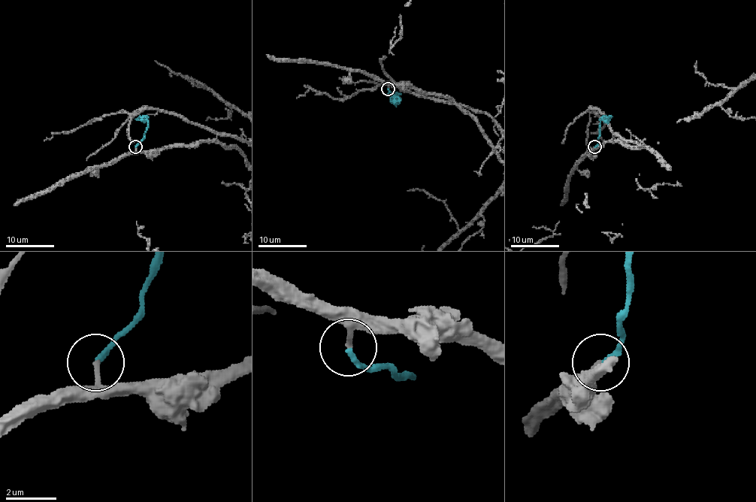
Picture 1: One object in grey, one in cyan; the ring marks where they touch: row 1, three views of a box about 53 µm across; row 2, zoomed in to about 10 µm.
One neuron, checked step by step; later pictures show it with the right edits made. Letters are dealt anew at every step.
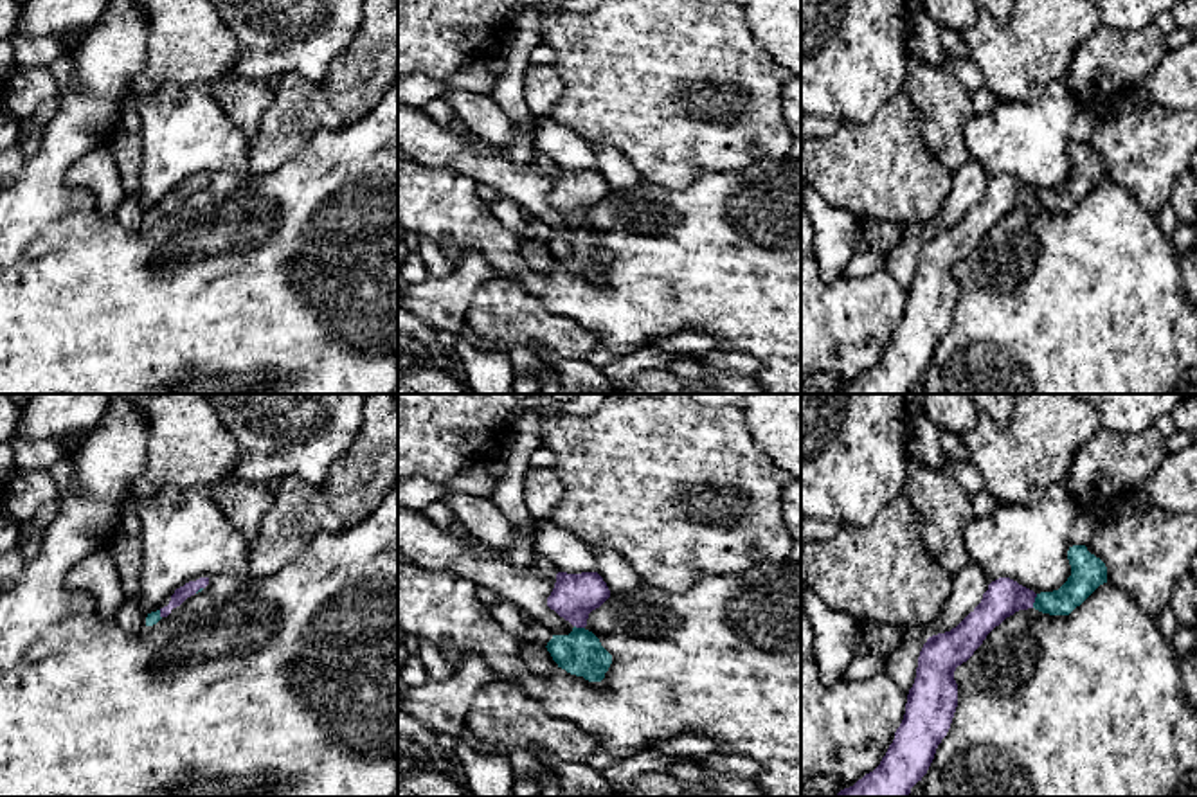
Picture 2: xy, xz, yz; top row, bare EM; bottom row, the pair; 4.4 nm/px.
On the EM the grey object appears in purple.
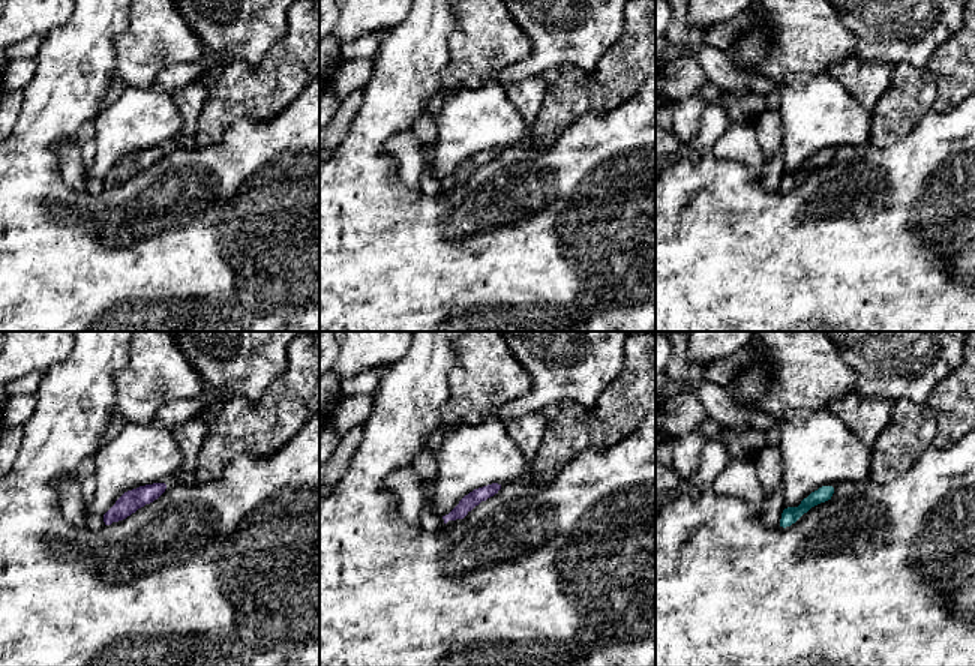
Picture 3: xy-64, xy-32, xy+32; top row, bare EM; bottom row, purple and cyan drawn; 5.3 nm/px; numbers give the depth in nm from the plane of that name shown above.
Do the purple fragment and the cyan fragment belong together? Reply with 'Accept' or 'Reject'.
Accept

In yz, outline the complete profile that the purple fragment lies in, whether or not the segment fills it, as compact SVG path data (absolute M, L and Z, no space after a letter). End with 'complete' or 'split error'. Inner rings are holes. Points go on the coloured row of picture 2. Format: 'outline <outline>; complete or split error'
outline M1085 545L1069 547L1067 560L1071 576L1058 590L1035 594L1010 578L999 578L988 585L981 603L956 628L927 639L918 657L904 720L886 756L873 772L835 797L909 797L950 729L958 707L956 667L1015 612L1035 608L1049 615L1069 615L1107 583L1105 563Z; split error

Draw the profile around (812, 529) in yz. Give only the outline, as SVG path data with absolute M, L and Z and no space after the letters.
M801 515L801 545L817 540L830 540L837 534L839 527L837 522L824 522Z

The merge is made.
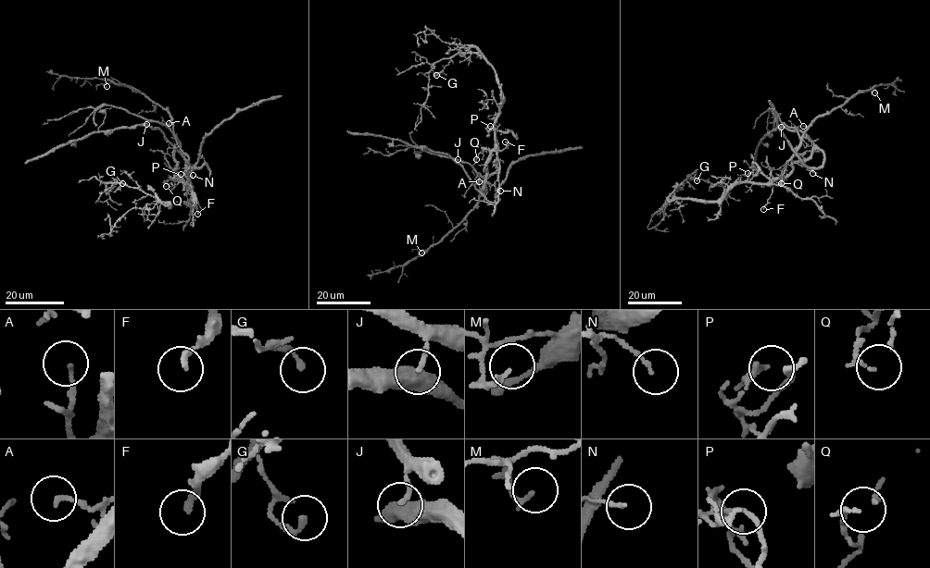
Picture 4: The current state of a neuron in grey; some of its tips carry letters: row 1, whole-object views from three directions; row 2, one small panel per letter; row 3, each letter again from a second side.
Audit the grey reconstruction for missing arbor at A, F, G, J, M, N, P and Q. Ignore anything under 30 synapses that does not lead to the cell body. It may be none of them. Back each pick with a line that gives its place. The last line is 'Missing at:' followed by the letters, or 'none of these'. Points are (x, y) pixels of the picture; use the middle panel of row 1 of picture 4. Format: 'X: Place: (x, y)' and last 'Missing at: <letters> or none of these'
Missing at: none of these

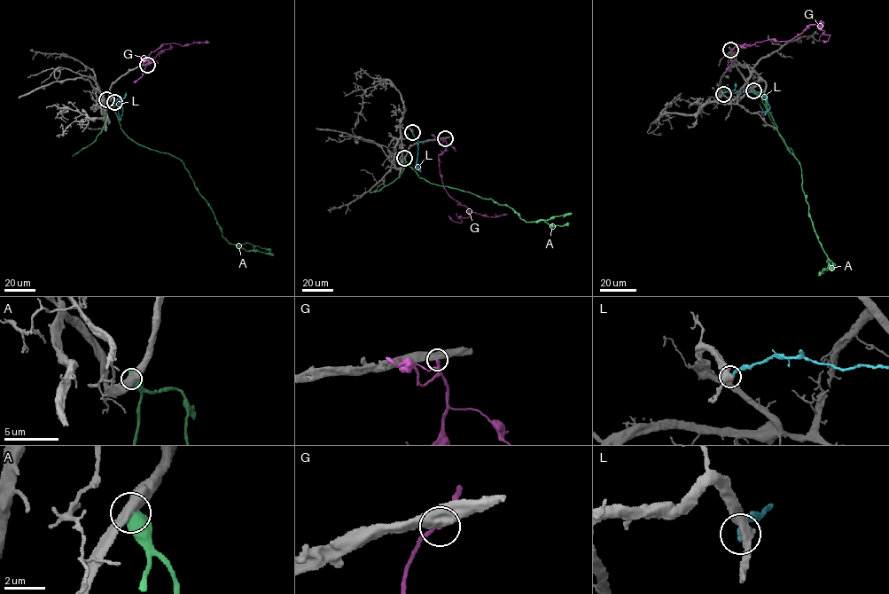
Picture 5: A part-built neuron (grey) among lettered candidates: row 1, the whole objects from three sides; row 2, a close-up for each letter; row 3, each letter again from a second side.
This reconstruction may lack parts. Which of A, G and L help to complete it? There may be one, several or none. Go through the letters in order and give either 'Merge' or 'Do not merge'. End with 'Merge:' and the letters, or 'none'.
A: Do not merge
G: Do not merge
L: Do not merge
Merge: none

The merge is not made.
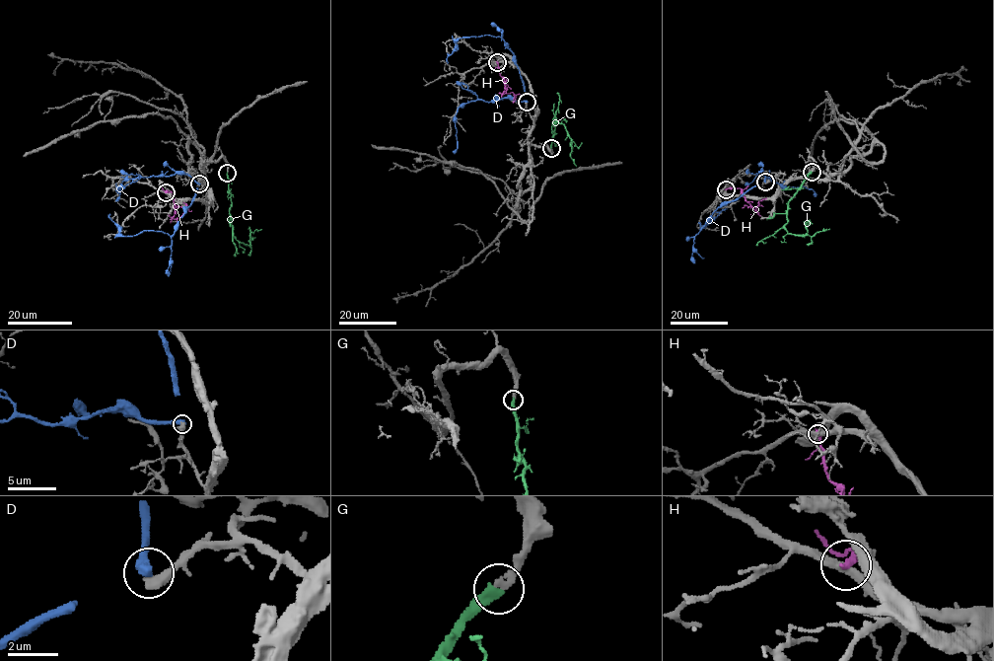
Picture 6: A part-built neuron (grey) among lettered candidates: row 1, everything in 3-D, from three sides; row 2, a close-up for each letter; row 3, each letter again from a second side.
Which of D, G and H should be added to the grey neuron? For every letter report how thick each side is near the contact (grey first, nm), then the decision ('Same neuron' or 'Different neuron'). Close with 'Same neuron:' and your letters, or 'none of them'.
D: Thickness 480 nm (grey) against 480 nm. Different neuron
G: Thickness 280 nm (grey) against 360 nm. Same neuron
H: Thickness 280 nm (grey) against 240 nm. Different neuron
Same neuron: G

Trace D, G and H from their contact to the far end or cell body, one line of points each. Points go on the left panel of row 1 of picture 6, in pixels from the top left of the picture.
D: (198, 183), (186, 212), (171, 236), (144, 230), (124, 237), (118, 233), (118, 227), (109, 214)
G: (227, 173), (234, 237), (250, 246), (248, 241), (255, 237)
H: (166, 192), (173, 193), (174, 218), (178, 218), (186, 208), (183, 202)

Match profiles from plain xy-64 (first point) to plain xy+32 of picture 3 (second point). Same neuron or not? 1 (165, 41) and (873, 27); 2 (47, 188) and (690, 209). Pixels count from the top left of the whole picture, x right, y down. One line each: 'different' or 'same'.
1: different
2: same

